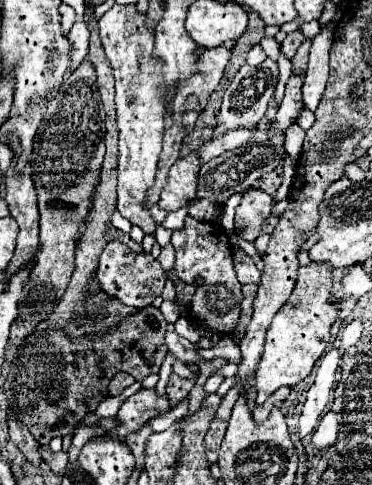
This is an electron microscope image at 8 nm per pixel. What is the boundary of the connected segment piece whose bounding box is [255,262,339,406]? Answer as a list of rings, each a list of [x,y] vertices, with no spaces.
[[[311,262],[309,266],[299,268],[299,276],[291,298],[277,310],[265,338],[265,352],[255,370],[255,388],[257,388],[257,406],[281,386],[295,386],[309,376],[319,356],[325,352],[329,342],[331,324],[337,320],[337,308],[331,296],[331,266]]]

